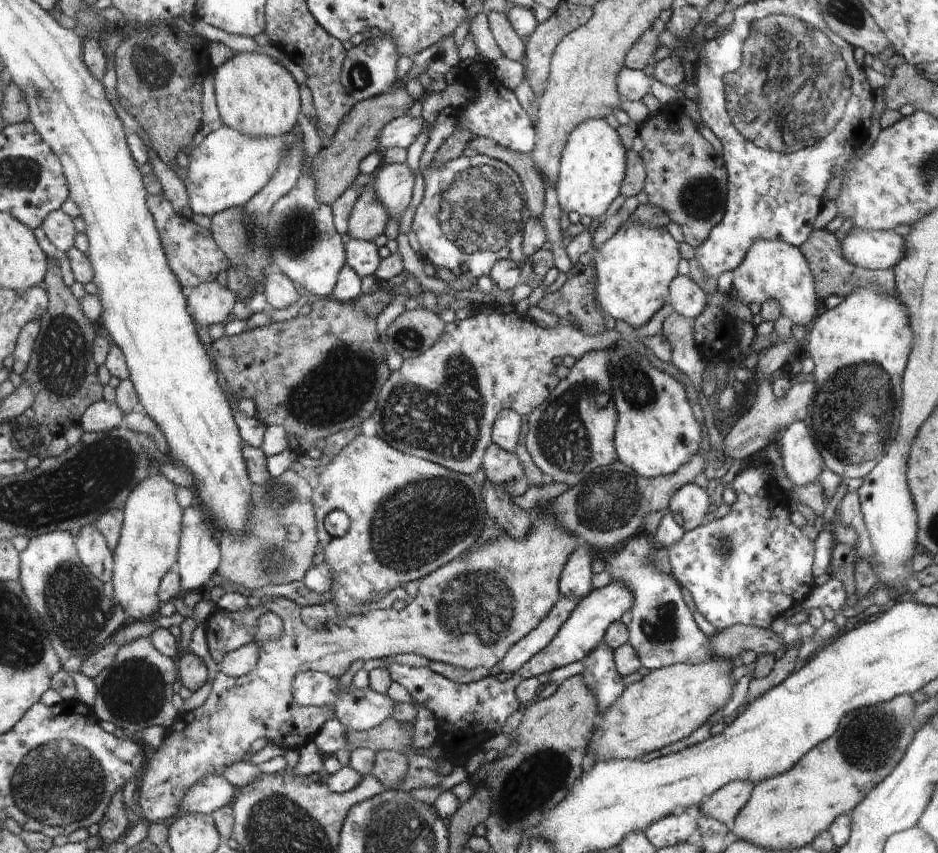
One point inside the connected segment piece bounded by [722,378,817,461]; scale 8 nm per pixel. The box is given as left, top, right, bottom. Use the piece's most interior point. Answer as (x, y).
(768, 417)

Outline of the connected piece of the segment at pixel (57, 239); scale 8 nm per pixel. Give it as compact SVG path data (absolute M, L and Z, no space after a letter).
M64 210L55 211L42 228L58 250L68 253L76 246L78 228L74 226L74 218Z

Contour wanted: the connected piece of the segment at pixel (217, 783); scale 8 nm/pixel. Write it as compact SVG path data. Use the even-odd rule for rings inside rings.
M210 774L190 788L182 802L184 813L204 813L213 815L220 808L233 805L238 798L239 789L224 776Z

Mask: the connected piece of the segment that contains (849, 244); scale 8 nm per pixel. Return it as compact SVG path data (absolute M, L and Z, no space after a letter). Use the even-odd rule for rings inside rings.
M850 230L841 242L841 248L844 256L855 266L888 270L893 269L904 257L905 241L895 230Z

